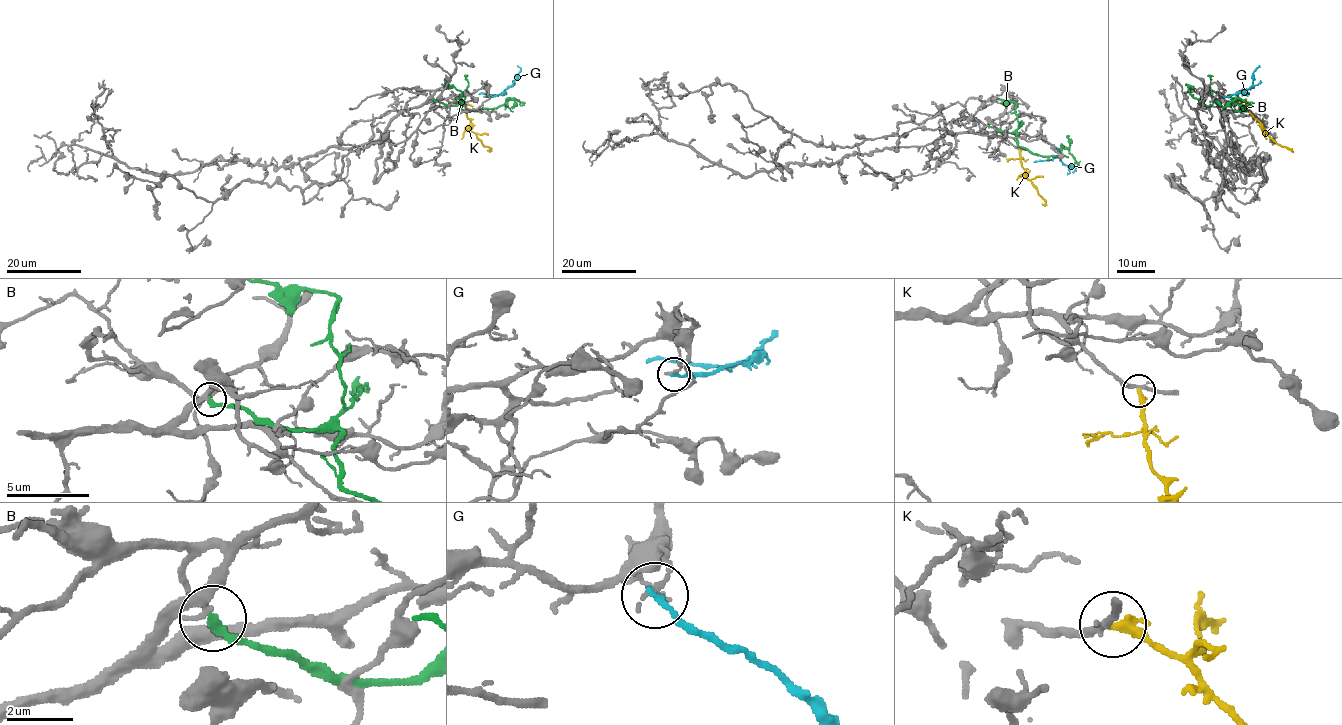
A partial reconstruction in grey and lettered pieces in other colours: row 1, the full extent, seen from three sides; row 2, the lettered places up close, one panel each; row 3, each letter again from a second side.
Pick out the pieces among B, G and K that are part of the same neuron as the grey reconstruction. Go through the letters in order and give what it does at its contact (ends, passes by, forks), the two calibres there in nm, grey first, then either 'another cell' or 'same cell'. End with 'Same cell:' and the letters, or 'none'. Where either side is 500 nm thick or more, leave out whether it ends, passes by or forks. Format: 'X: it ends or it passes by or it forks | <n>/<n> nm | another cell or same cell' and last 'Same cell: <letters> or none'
B: it ends | 260/220 nm | another cell
G: it ends | 160/160 nm | another cell
K: it ends | 220/320 nm | another cell
Same cell: none

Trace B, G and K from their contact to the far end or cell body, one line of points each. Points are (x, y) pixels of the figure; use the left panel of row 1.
B: (433, 99), (448, 105), (461, 104), (464, 112), (494, 109), (515, 99), (523, 102)
G: (485, 97), (501, 94), (521, 69), (517, 65)
K: (464, 102), (470, 129), (490, 149), (489, 152)

